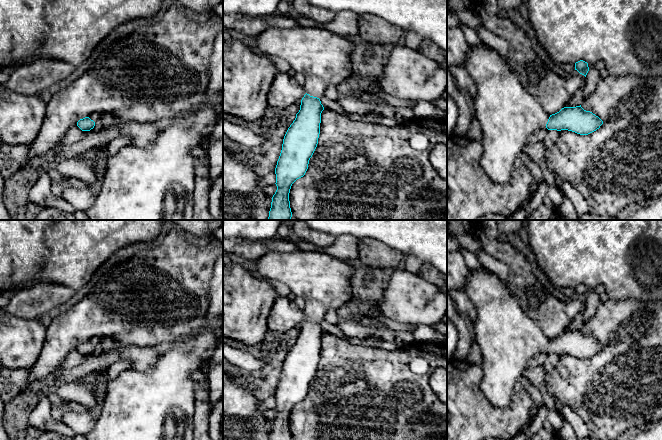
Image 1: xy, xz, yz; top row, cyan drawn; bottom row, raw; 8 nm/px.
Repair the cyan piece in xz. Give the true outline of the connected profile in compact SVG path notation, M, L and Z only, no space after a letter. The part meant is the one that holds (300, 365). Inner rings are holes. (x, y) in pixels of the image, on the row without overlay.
M303 250L269 252L256 260L256 266L263 279L284 283L305 301L306 318L283 363L275 392L277 414L269 435L269 440L292 440L291 410L305 399L318 368L324 334L320 322L329 310L337 310L351 300L356 269L351 263L325 252Z

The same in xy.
M93 337L89 339L88 341L85 341L83 343L80 343L77 346L77 350L82 354L82 355L90 355L91 353L94 352L95 346L99 343L100 338L98 337Z

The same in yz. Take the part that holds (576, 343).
M484 267L470 270L465 291L475 304L477 312L473 332L483 360L480 389L495 408L510 405L514 387L523 376L527 361L537 354L546 351L548 354L568 354L588 359L603 348L598 340L584 334L581 329L564 331L559 336L548 339L538 325L523 312L518 301L511 296L507 282L503 282L495 273Z

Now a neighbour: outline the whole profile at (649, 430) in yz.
M662 420L629 428L617 440L662 440Z

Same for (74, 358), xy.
M73 348L61 364L62 368L70 369L87 361L89 355L82 355L77 348Z

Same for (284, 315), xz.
M279 297L268 317L268 329L278 332L286 332L298 324L302 324L306 315L299 309L294 301L288 297Z

